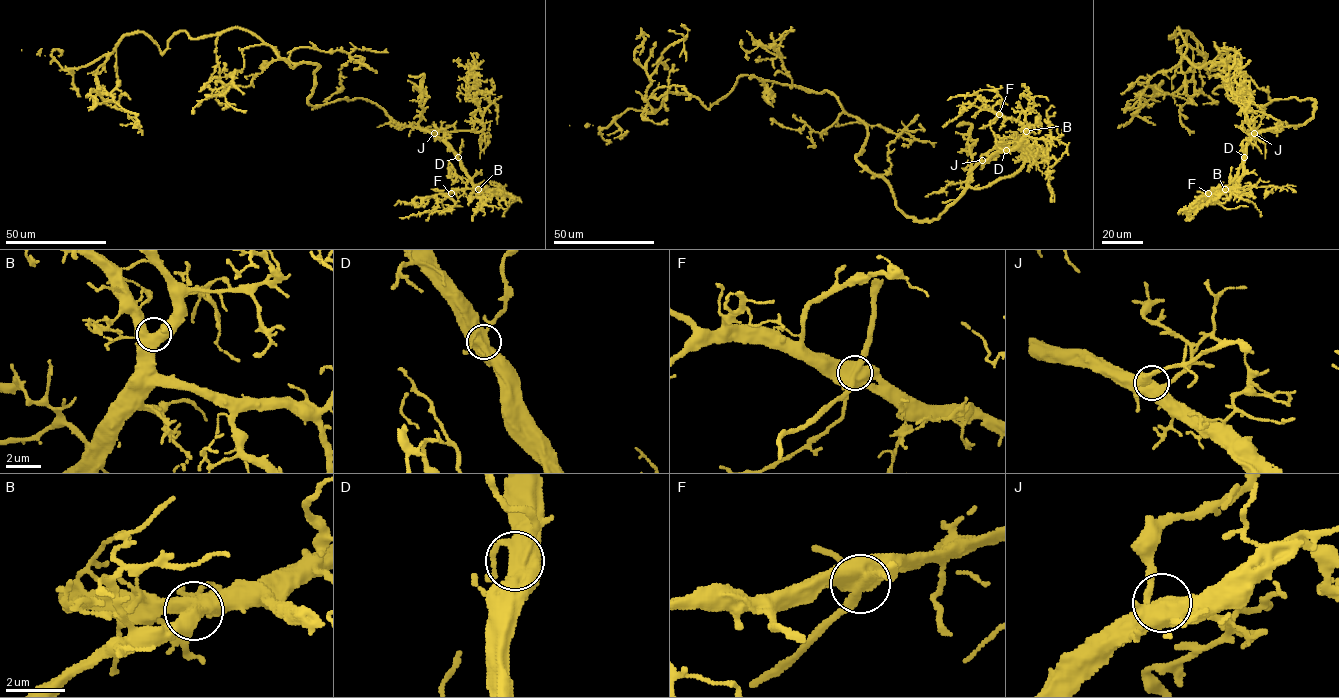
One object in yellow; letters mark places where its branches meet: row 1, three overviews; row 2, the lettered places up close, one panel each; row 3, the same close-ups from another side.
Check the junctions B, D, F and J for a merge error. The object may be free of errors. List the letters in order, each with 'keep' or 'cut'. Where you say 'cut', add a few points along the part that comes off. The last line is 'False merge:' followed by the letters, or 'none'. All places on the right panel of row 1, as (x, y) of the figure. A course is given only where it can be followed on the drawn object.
B: keep
D: keep
F: cut; course (1208, 193), (1227, 209), (1247, 206)
J: keep
False merge: F

